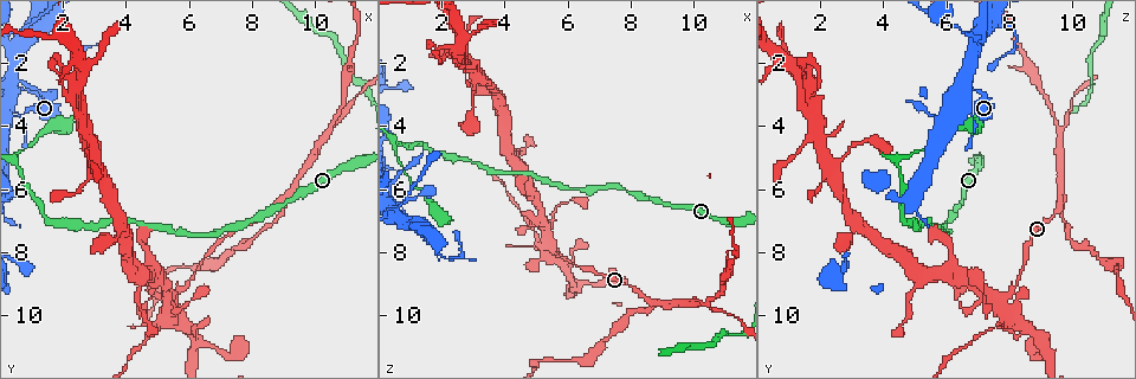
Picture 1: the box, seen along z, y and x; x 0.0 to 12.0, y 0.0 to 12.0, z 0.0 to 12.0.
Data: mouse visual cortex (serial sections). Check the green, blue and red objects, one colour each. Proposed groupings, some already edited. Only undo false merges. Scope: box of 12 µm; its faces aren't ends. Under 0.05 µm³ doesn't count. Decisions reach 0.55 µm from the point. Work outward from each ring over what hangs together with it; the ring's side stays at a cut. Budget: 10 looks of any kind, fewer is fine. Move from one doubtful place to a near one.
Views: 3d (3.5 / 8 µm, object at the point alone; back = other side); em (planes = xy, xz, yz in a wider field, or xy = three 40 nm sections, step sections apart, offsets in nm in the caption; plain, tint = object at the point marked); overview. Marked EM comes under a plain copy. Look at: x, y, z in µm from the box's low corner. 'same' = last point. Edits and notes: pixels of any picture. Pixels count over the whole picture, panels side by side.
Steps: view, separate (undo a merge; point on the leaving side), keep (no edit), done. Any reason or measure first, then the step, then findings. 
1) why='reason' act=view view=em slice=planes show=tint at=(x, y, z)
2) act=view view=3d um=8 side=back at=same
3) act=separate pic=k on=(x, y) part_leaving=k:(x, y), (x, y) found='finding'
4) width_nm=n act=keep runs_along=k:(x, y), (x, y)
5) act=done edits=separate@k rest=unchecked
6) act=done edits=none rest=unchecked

why='thick turns thin' act=view view=3d um=8 at=(5.5, 9.6, 7.9)

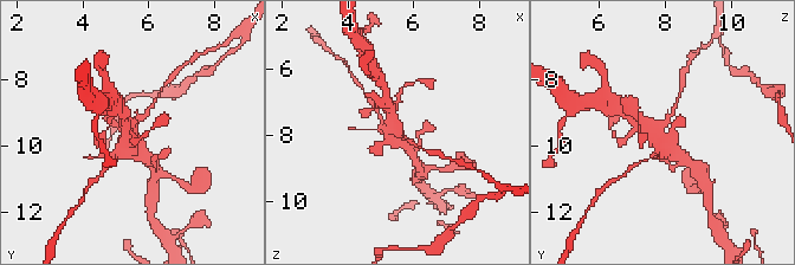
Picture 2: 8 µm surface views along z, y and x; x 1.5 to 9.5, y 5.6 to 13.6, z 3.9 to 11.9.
why='shape alone is not enough' act=view view=em slice=xy step=5 show=tint at=(5.5, 9.5, 7.8)

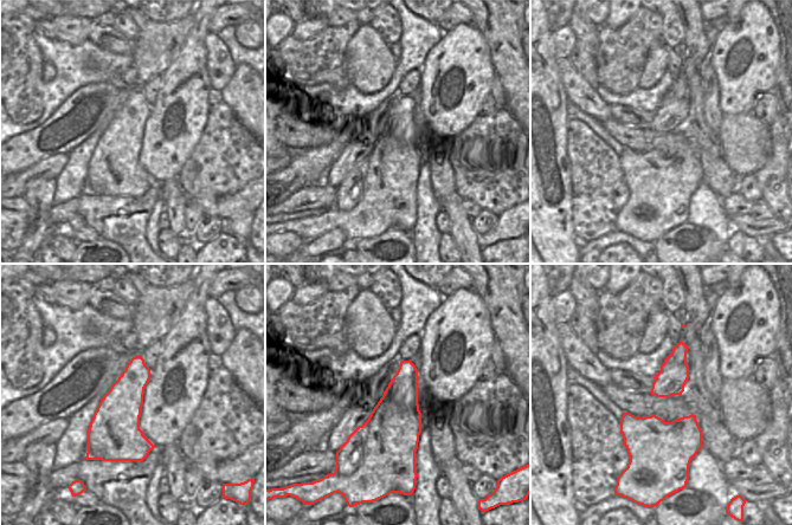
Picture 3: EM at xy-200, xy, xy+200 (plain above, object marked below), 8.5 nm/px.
act=keep runs_along=2:(417, 146), (400, 136), (389, 105) found='continuous, no second cell'

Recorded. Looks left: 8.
why='thick turns thin' act=view view=3d um=8 side=back at=(4.4, 9.3, 4.9)

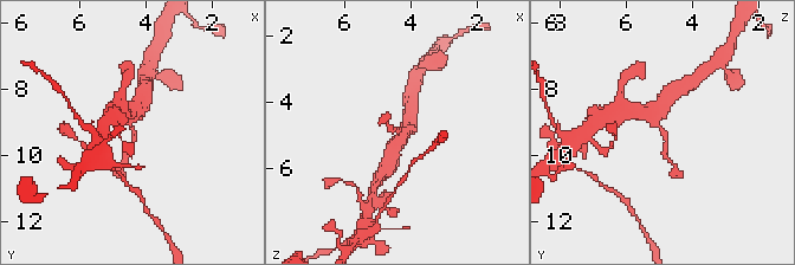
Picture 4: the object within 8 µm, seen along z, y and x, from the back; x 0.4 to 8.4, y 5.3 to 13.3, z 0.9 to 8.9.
act=view view=em slice=planes show=tint at=(4.4, 9.3, 4.8)

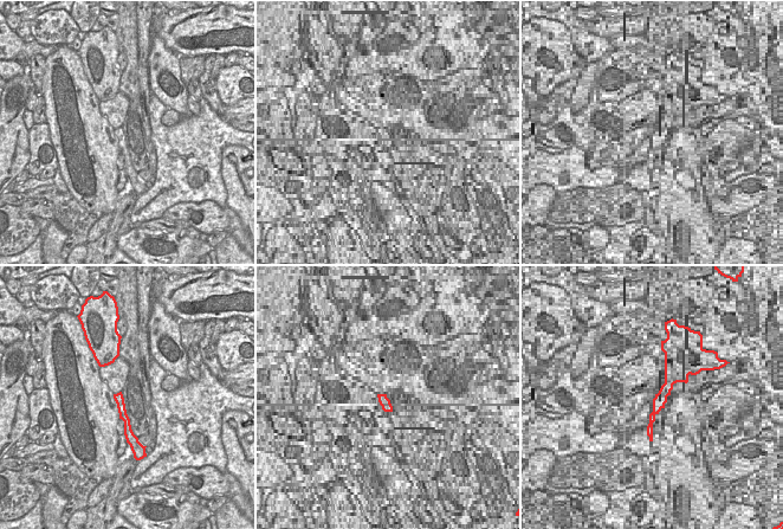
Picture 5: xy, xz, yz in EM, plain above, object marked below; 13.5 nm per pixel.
act=keep runs_along=5:(118, 395), (127, 420), (128, 436) found='one cell here'

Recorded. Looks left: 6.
why='three arms meet' act=view view=3d um=8 side=back at=(8.7, 6.5, 9.7)

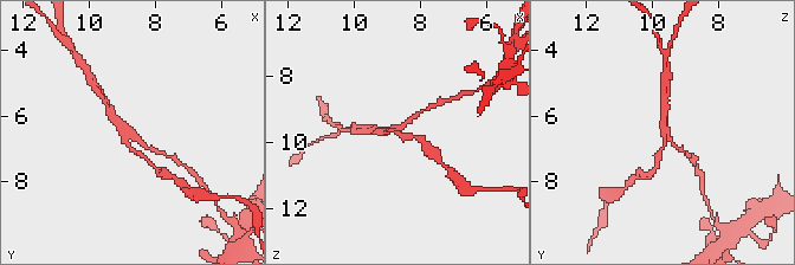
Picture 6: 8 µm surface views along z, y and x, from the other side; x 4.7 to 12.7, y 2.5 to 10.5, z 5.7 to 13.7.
why='closer look' act=view view=3d um=3.5 side=back at=(8.8, 6.5, 9.6)

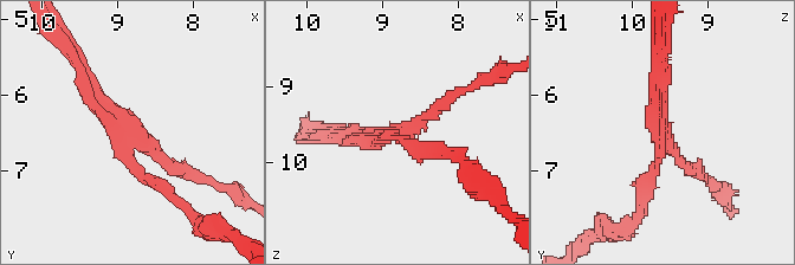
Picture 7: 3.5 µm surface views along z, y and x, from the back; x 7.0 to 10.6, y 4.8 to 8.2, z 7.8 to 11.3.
arms=3 arm_widths_nm=150,150,200 why='shape alone is not enough' act=view view=em slice=xy step=3 show=tint at=(8.75, 6.55, 9.60)

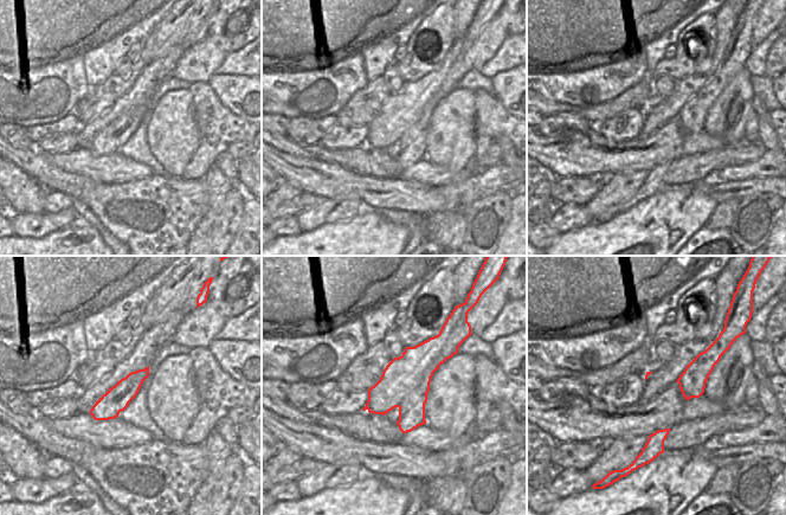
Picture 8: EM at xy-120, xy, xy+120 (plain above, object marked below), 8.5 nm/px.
act=separate pic=7 on=(414, 149) part_leaving=7:(382, 136), (375, 142), (320, 136) found='a second cell is stuck on'

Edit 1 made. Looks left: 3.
why='two arms in line, one across' act=view view=3d um=3.5 at=(10.5, 4.0, 9.6)

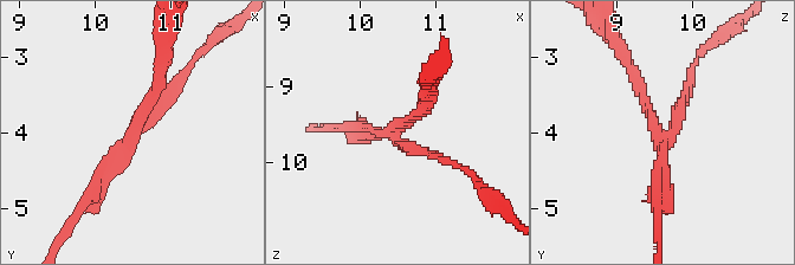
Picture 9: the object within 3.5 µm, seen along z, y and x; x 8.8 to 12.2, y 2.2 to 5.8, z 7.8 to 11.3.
arms=3 arm_widths_nm=150,200,200 why='need the tissue' act=view view=em slice=xy step=3 show=tint at=(10.50, 4.05, 9.60)

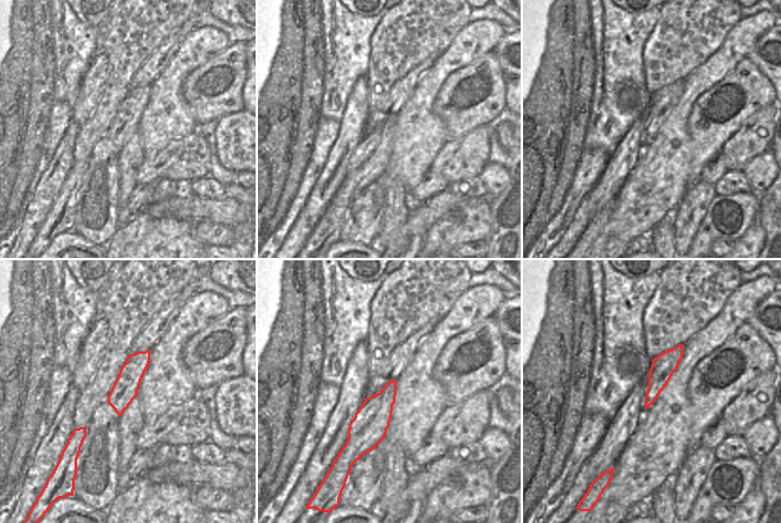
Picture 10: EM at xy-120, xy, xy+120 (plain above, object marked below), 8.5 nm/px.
act=separate pic=9 on=(642, 95) found='a second cell is stuck on'

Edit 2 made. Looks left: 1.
act=done edits=separate@7,separate@9 rest=unchecked

